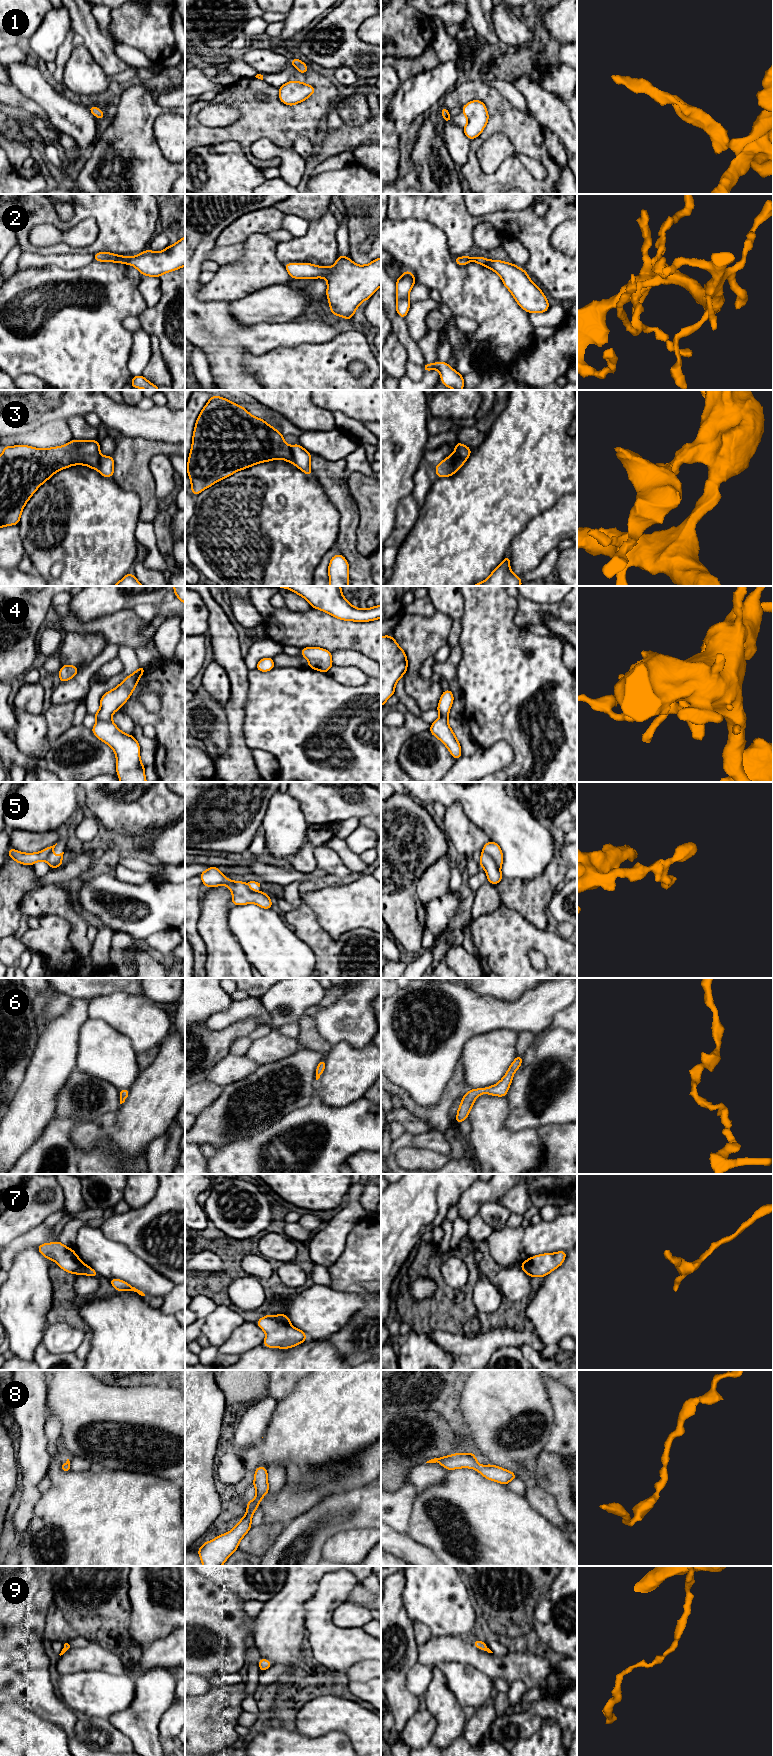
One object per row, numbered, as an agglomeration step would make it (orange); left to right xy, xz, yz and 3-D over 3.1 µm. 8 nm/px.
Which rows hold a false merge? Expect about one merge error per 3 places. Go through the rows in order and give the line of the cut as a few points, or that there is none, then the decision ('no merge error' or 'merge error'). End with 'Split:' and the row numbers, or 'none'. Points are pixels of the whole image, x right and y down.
1: cut none; no merge error
2: cut none; no merge error
3: cut xz (290, 446), (294, 463); merge error
4: cut none; no merge error
5: cut yz (482, 852), (491, 857), (499, 870); merge error
6: cut none; no merge error
7: cut xz (272, 1316), (290, 1325); merge error
8: cut none; no merge error
9: cut none; no merge error
Split: 3, 5, 7

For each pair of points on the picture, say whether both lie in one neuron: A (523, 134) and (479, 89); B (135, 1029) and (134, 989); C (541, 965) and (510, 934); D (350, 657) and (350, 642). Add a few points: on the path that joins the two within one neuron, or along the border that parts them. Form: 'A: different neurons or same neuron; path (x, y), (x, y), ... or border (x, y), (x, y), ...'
A: same neuron; path (513, 123), (490, 100)
B: different neurons; border (110, 994), (125, 992), (142, 995)
C: different neurons; border (529, 952), (540, 952), (548, 966)
D: different neurons; border (332, 651), (356, 650), (370, 658)

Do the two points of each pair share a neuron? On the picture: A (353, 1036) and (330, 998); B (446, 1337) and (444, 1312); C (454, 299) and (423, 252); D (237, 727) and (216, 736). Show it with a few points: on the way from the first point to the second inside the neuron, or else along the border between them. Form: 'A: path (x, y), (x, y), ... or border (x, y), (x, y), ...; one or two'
A: border (343, 989), (334, 1002), (313, 1016); two
B: border (462, 1332), (431, 1330), (426, 1334); two
C: path (454, 287), (454, 284), (434, 264); one
D: border (223, 708), (227, 718), (228, 749), (222, 754); two

